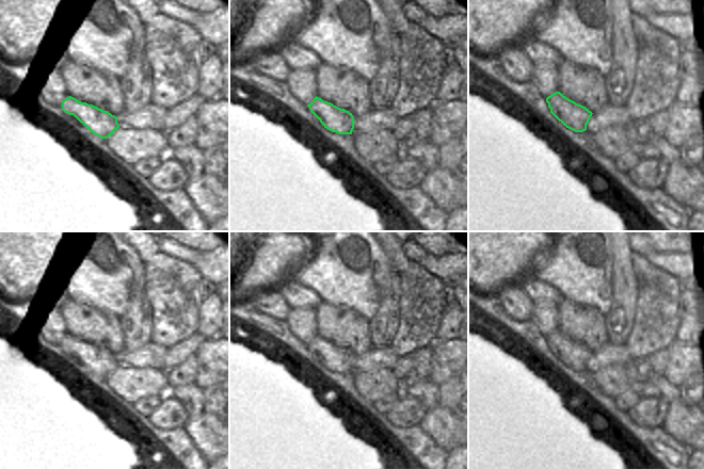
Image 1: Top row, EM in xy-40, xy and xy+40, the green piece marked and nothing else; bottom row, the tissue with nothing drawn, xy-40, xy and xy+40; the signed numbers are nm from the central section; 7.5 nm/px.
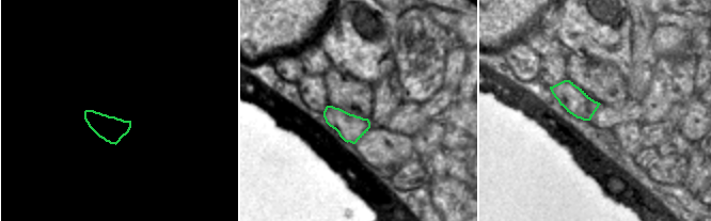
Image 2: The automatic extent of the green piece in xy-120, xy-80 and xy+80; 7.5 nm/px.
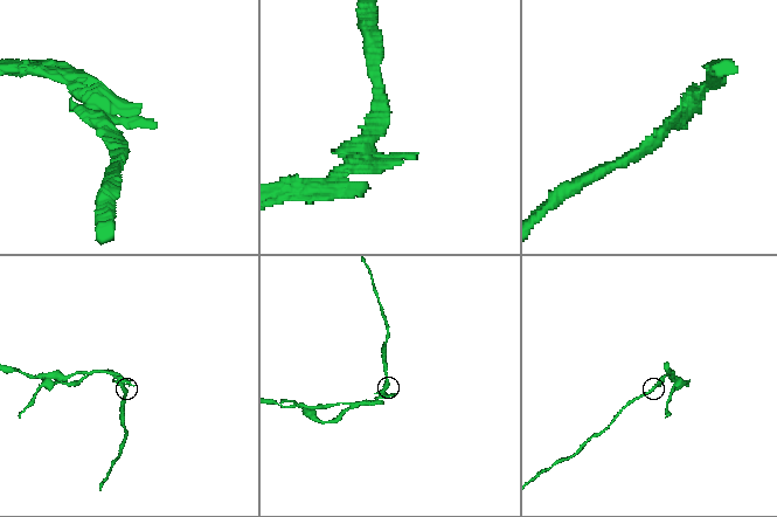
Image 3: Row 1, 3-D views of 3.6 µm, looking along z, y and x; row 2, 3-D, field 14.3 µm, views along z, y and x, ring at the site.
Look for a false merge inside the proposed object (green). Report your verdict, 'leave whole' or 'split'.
split

